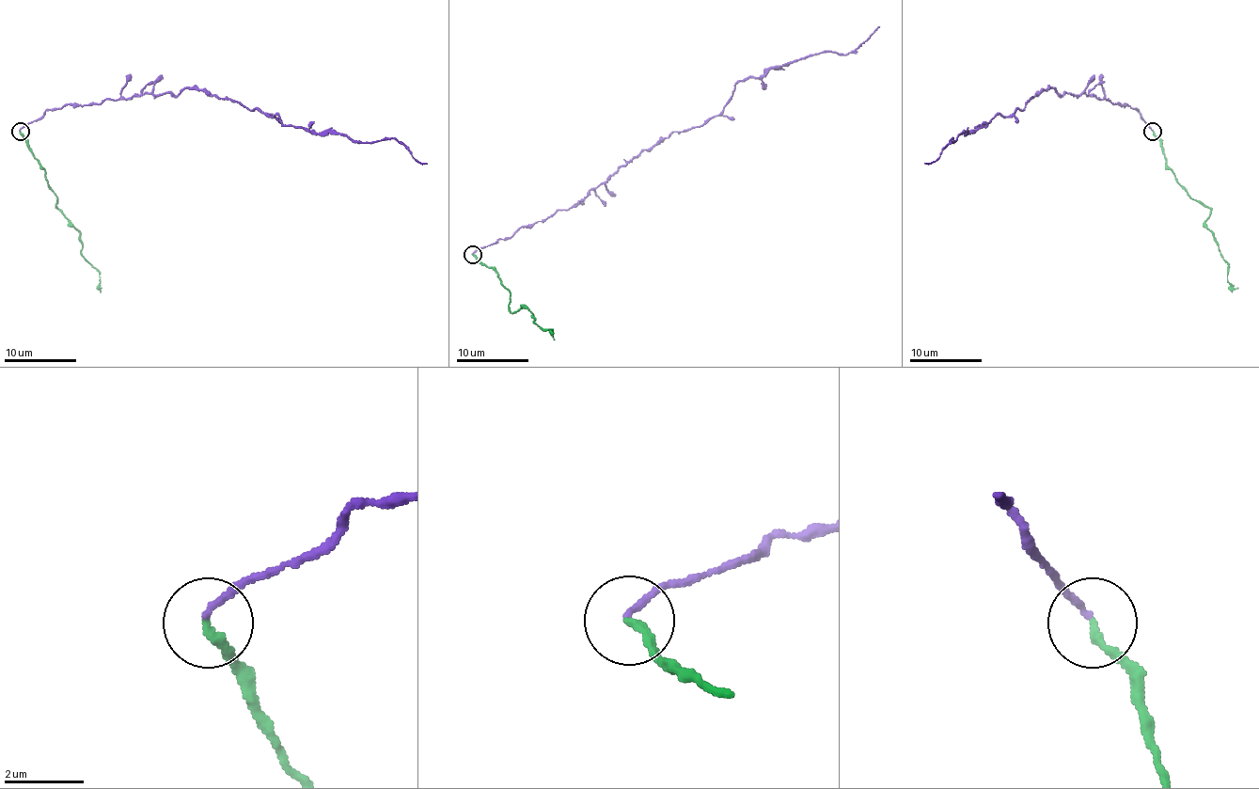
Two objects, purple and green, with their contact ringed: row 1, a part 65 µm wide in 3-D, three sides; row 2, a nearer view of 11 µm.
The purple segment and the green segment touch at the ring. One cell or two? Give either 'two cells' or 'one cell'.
two cells

